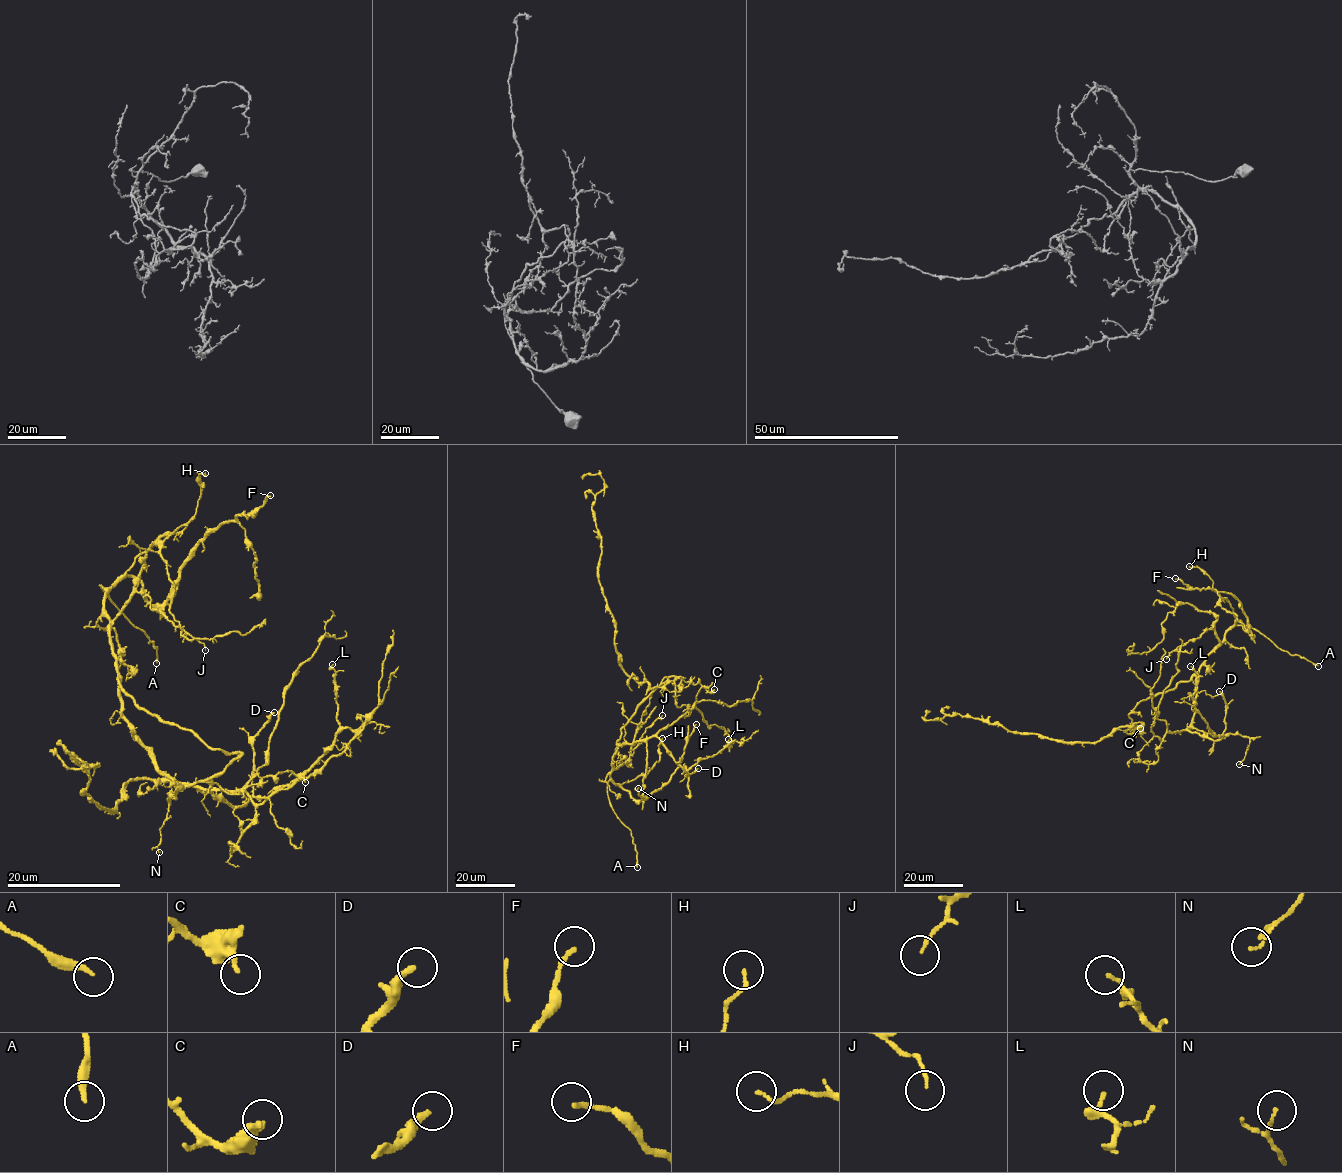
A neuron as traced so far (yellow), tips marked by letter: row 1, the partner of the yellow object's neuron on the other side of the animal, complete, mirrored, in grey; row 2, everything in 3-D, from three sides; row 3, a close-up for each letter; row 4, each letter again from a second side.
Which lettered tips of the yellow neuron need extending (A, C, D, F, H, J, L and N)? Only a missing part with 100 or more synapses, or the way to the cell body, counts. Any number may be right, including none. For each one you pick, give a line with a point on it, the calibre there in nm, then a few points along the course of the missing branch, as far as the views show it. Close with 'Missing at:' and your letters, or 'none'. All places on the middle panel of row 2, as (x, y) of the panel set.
A: (637, 867) | 280 nm
Missing at: A

